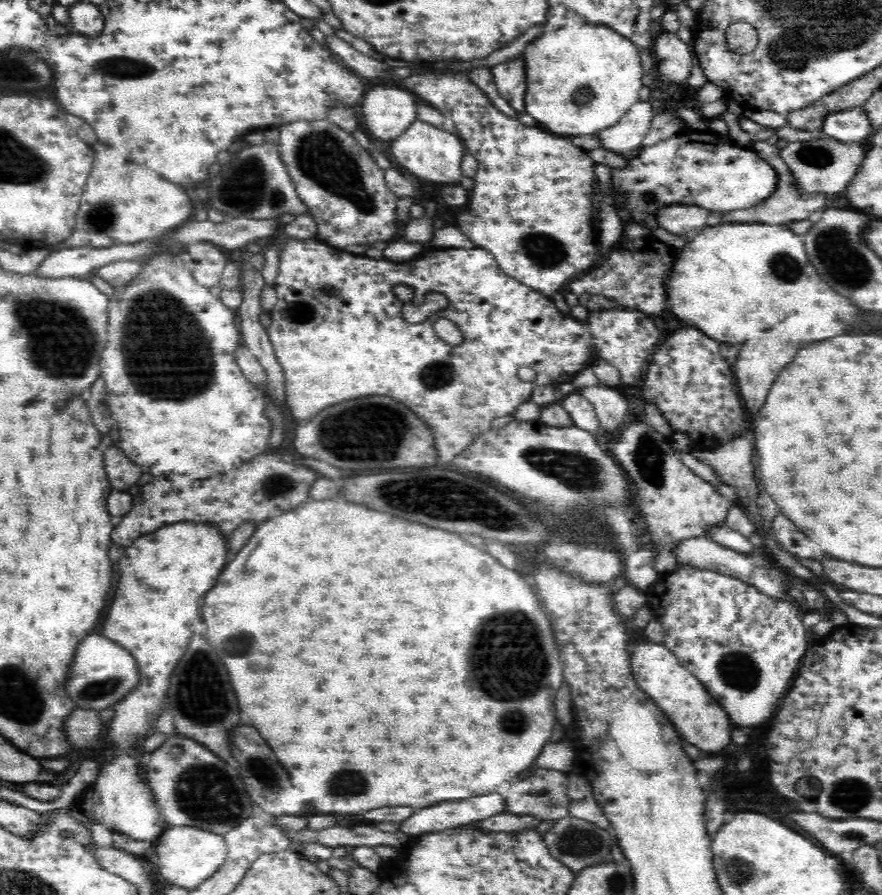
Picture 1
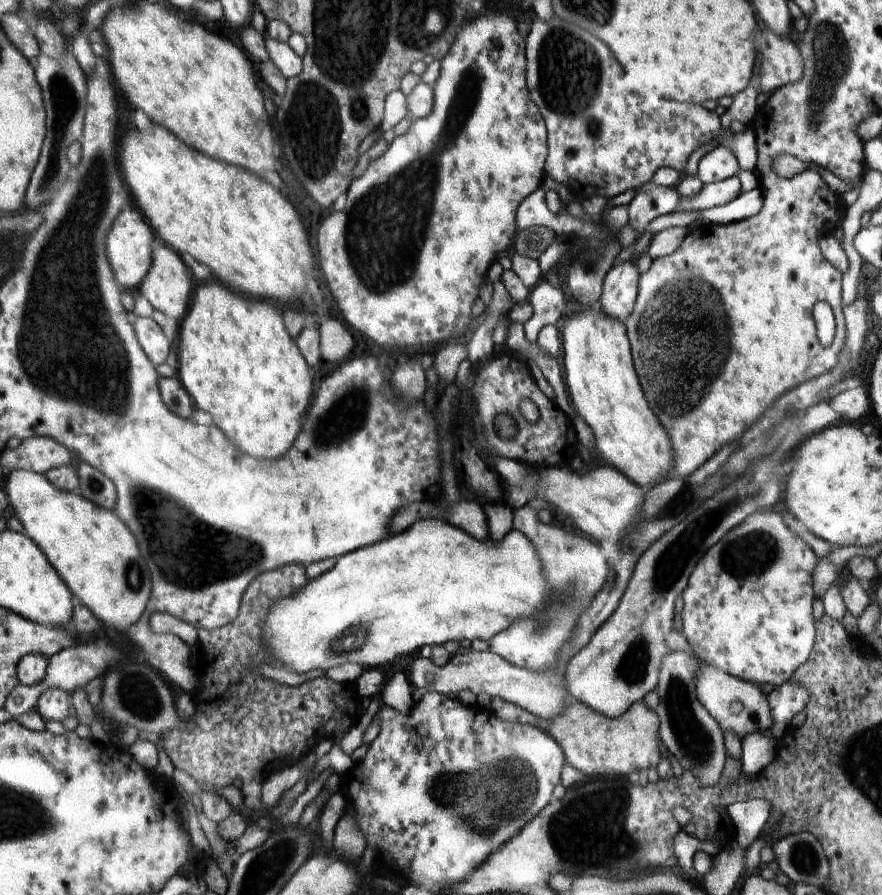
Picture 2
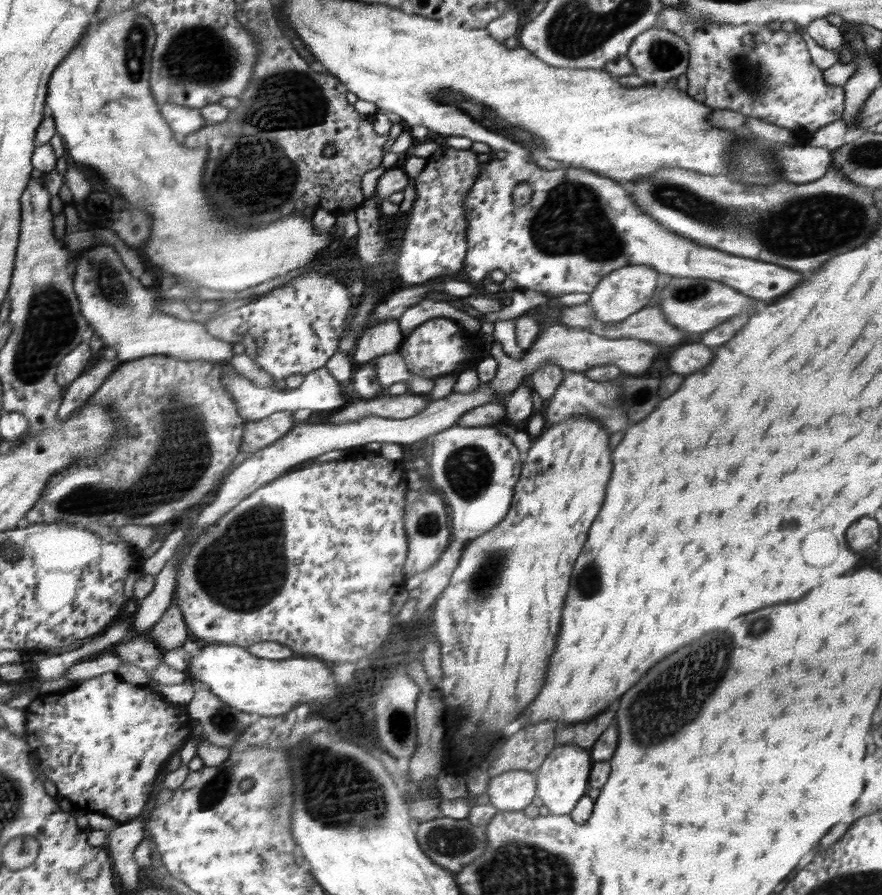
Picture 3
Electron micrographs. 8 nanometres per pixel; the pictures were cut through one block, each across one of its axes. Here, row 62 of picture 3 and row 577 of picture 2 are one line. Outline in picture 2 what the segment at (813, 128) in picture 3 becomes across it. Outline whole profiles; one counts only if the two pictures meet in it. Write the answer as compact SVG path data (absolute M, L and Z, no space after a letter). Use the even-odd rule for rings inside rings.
M756 511L738 527L731 528L704 554L691 574L692 584L684 592L679 627L696 644L696 656L729 675L757 685L780 686L790 681L810 658L815 646L812 604L816 598L813 574L817 564L816 553L798 533L786 527L778 512Z

